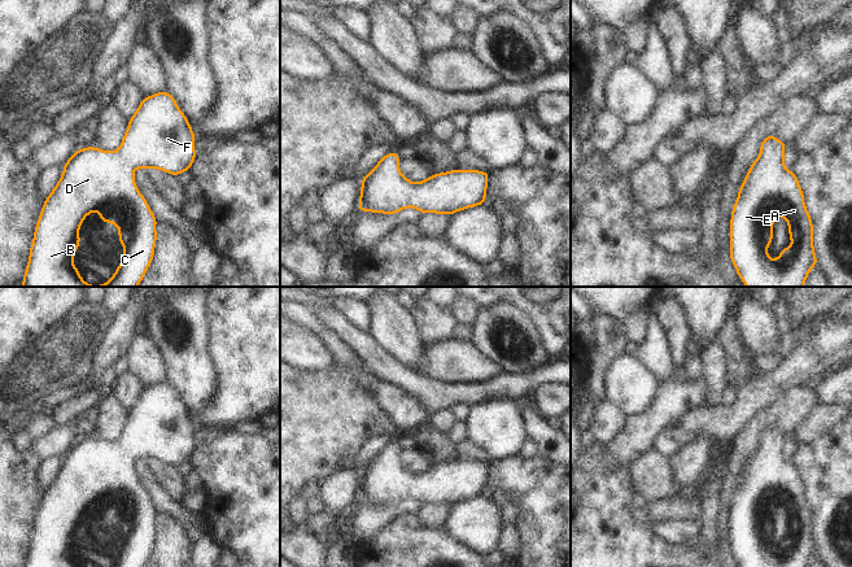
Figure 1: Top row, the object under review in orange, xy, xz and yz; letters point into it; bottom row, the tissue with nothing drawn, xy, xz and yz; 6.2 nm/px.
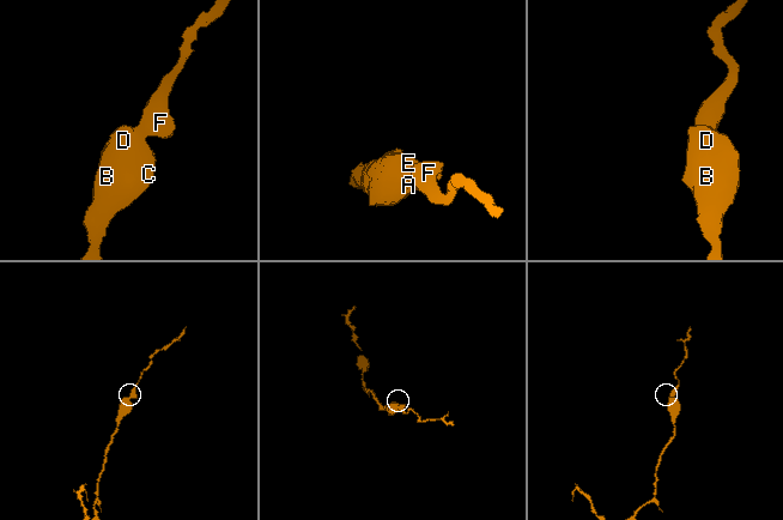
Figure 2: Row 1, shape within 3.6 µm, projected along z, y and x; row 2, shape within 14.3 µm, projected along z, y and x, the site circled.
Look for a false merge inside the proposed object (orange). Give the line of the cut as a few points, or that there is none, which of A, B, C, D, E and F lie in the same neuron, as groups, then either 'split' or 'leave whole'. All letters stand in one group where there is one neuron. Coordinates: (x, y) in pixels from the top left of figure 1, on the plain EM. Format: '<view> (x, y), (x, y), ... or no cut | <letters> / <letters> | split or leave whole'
no cut | A B C D E F | leave whole

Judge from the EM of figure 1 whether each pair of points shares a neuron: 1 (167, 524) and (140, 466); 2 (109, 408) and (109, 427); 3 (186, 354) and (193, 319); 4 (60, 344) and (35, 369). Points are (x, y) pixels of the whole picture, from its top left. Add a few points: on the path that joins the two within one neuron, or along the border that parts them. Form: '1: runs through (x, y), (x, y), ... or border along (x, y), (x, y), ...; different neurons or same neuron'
1: border along (157, 510), (166, 511), (184, 527); different neurons
2: runs through (109, 413), (109, 422); same neuron
3: runs through (189, 345), (193, 328); same neuron
4: runs through (53, 350), (42, 362); same neuron

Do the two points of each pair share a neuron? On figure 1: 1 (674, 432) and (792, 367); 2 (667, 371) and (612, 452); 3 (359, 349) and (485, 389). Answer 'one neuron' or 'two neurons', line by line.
1: one neuron
2: two neurons
3: one neuron

